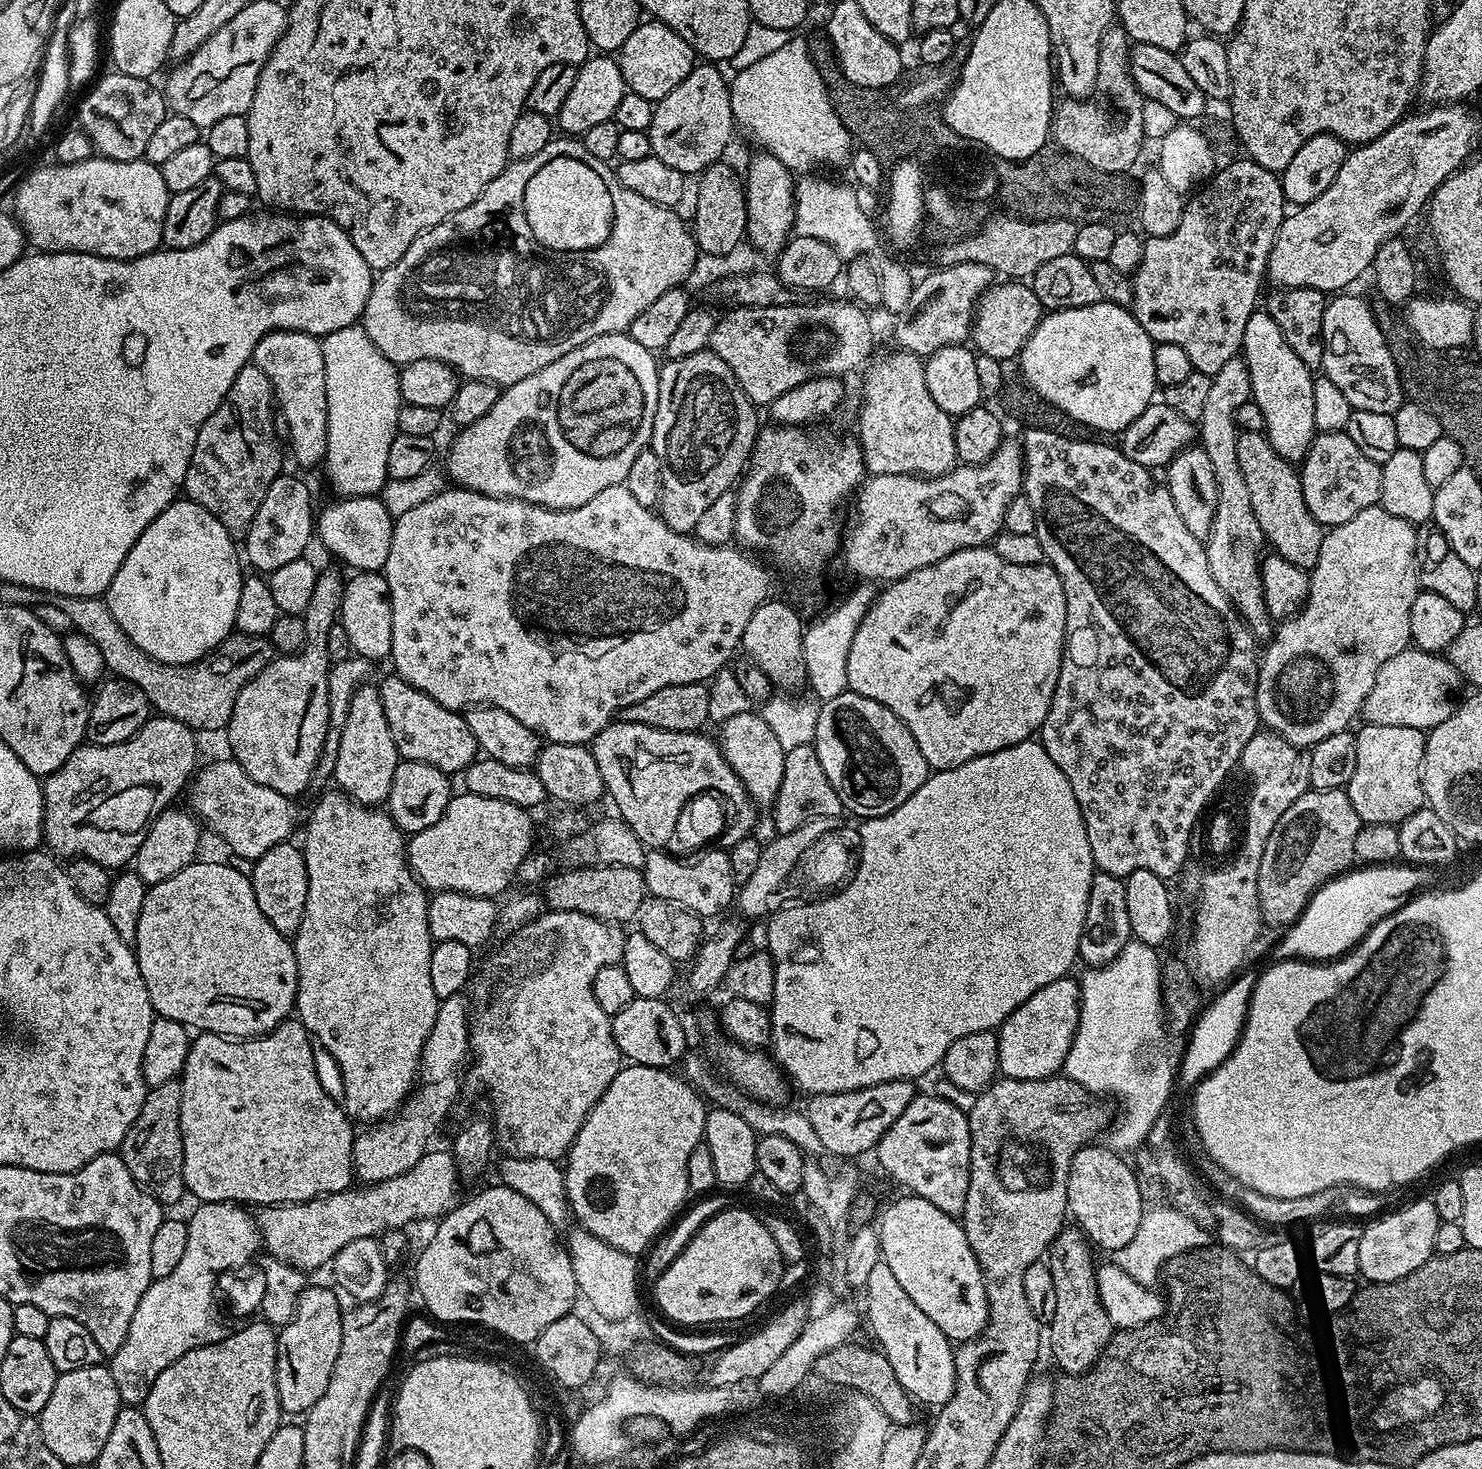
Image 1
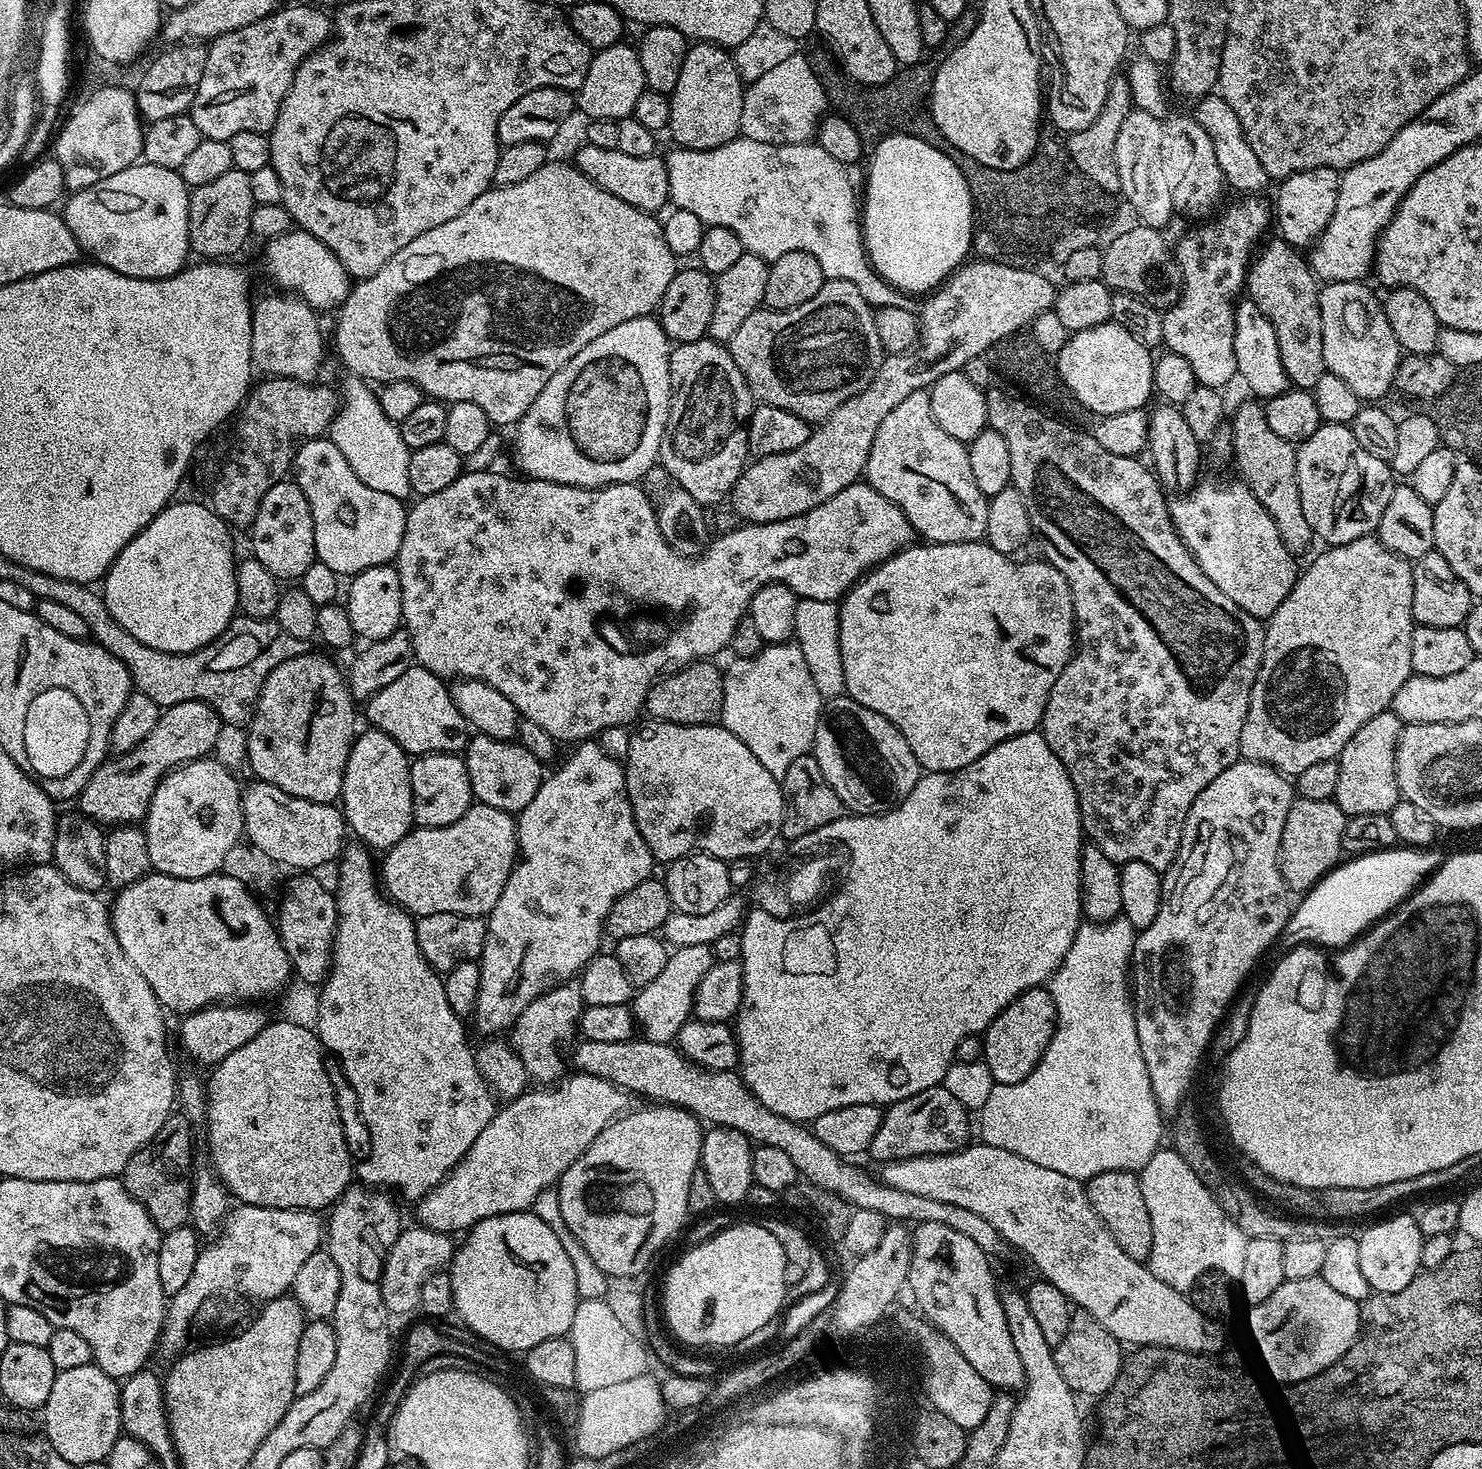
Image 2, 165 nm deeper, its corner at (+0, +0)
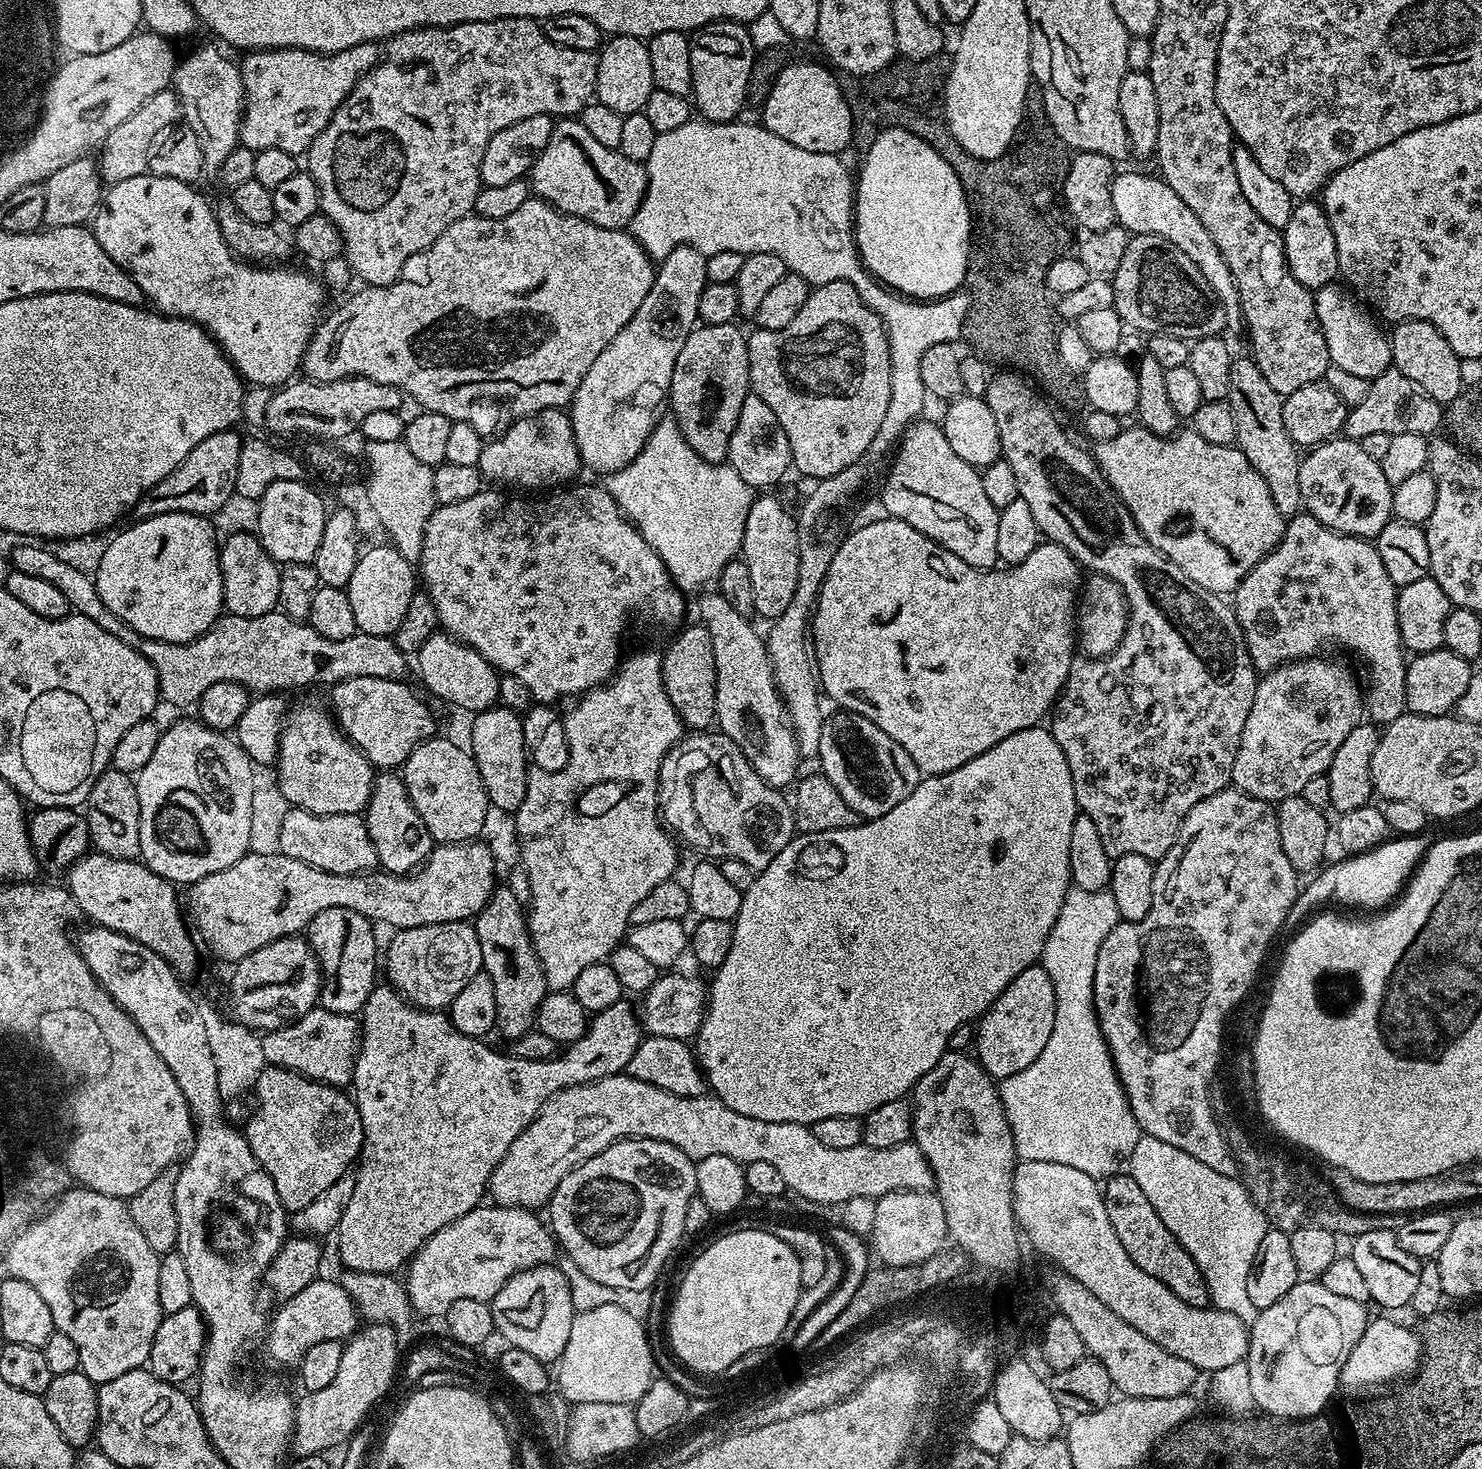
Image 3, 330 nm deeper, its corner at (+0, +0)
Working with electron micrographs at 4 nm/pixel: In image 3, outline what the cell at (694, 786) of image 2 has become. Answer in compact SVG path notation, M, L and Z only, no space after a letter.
M719 730L688 734L666 754L660 767L658 811L669 833L681 845L689 844L704 858L746 862L757 870L770 866L780 851L794 840L794 808L781 789L767 784L750 766L742 750Z

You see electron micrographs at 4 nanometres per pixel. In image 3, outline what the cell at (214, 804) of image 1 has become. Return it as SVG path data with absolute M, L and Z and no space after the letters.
M289 807L288 813L280 820L280 844L278 851L290 858L298 858L298 862L306 862L315 868L326 870L330 874L350 874L358 876L367 874L377 867L374 842L370 842L368 828L364 824L364 817L360 814L326 814L319 816L301 808Z

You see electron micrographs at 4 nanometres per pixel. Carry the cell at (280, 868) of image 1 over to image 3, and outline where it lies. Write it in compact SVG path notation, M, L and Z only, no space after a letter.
M345 908L322 910L309 922L306 939L320 964L322 977L319 1007L344 1015L363 1011L366 998L376 986L376 936L372 928L373 921Z

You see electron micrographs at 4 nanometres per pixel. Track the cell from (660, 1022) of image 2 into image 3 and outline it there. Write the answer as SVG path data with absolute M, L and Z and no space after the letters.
M376 986L369 997L366 998L363 1011L358 1016L358 1051L354 1070L352 1071L352 1082L350 1085L351 1095L356 1102L356 1109L362 1118L362 1130L364 1131L364 1146L358 1157L358 1167L354 1175L354 1194L350 1194L350 1203L346 1210L342 1210L342 1218L334 1229L336 1236L336 1248L340 1251L340 1260L349 1272L386 1272L396 1274L411 1261L416 1251L428 1241L442 1226L450 1226L462 1214L474 1210L481 1203L480 1195L485 1195L488 1189L488 1180L494 1174L494 1170L502 1162L502 1158L510 1150L510 1146L526 1126L542 1110L542 1106L552 1096L556 1096L562 1090L573 1088L579 1084L589 1084L595 1080L601 1080L607 1076L621 1075L627 1069L630 1058L634 1058L634 1050L638 1050L642 1039L642 1025L637 1009L627 1004L627 999L614 1002L614 1006L606 1006L606 1010L595 1013L591 1017L588 1032L582 1034L578 1042L567 1045L558 1055L551 1060L534 1062L526 1058L518 1058L511 1054L503 1056L495 1052L490 1045L484 1044L483 1039L475 1036L462 1034L452 1025L451 1019L443 1011L430 1008L418 1008L415 1004L408 1003L395 988L391 986Z

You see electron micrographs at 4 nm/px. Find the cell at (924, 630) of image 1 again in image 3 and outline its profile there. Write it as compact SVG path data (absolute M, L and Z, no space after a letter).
M883 519L872 520L854 529L848 537L843 537L834 554L834 562L830 562L830 570L826 570L826 578L810 617L810 648L814 653L818 684L823 695L827 699L829 696L843 711L862 714L870 718L874 726L886 730L886 734L890 734L890 738L894 738L894 742L898 742L898 746L902 746L902 750L914 758L924 776L946 774L978 758L978 754L986 754L986 750L998 746L1002 738L1010 738L1010 734L1018 734L1018 730L1037 727L1043 721L1040 719L1043 716L1045 719L1051 713L1057 696L1063 692L1064 684L1068 681L1070 666L1078 648L1076 605L1082 587L1082 569L1064 547L1051 542L1040 543L1034 554L1023 562L1007 565L1003 569L1005 572L975 568L962 562L958 554L950 554L950 550L926 538L926 534L918 534L914 526L906 526L906 522L901 520Z

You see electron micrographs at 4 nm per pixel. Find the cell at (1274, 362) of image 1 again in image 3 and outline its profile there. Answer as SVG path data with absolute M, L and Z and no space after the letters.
M1124 172L1120 176L1119 173L1112 182L1112 201L1119 227L1137 236L1161 236L1166 242L1178 246L1178 250L1182 250L1182 254L1202 270L1202 278L1210 282L1210 290L1214 290L1220 299L1225 325L1229 329L1241 327L1238 286L1230 274L1230 266L1226 266L1226 258L1222 258L1222 250L1218 250L1214 238L1210 238L1210 230L1202 226L1200 216L1194 214L1194 210L1190 210L1174 190L1170 190L1165 180L1156 174L1143 176L1140 172Z

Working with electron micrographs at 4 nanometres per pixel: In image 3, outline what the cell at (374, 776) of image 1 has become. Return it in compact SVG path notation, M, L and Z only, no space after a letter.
M380 774L373 779L368 806L362 813L364 824L374 842L376 859L383 871L394 876L406 876L416 871L433 850L434 841L426 822L418 818L418 810L410 802L403 779L396 774Z

